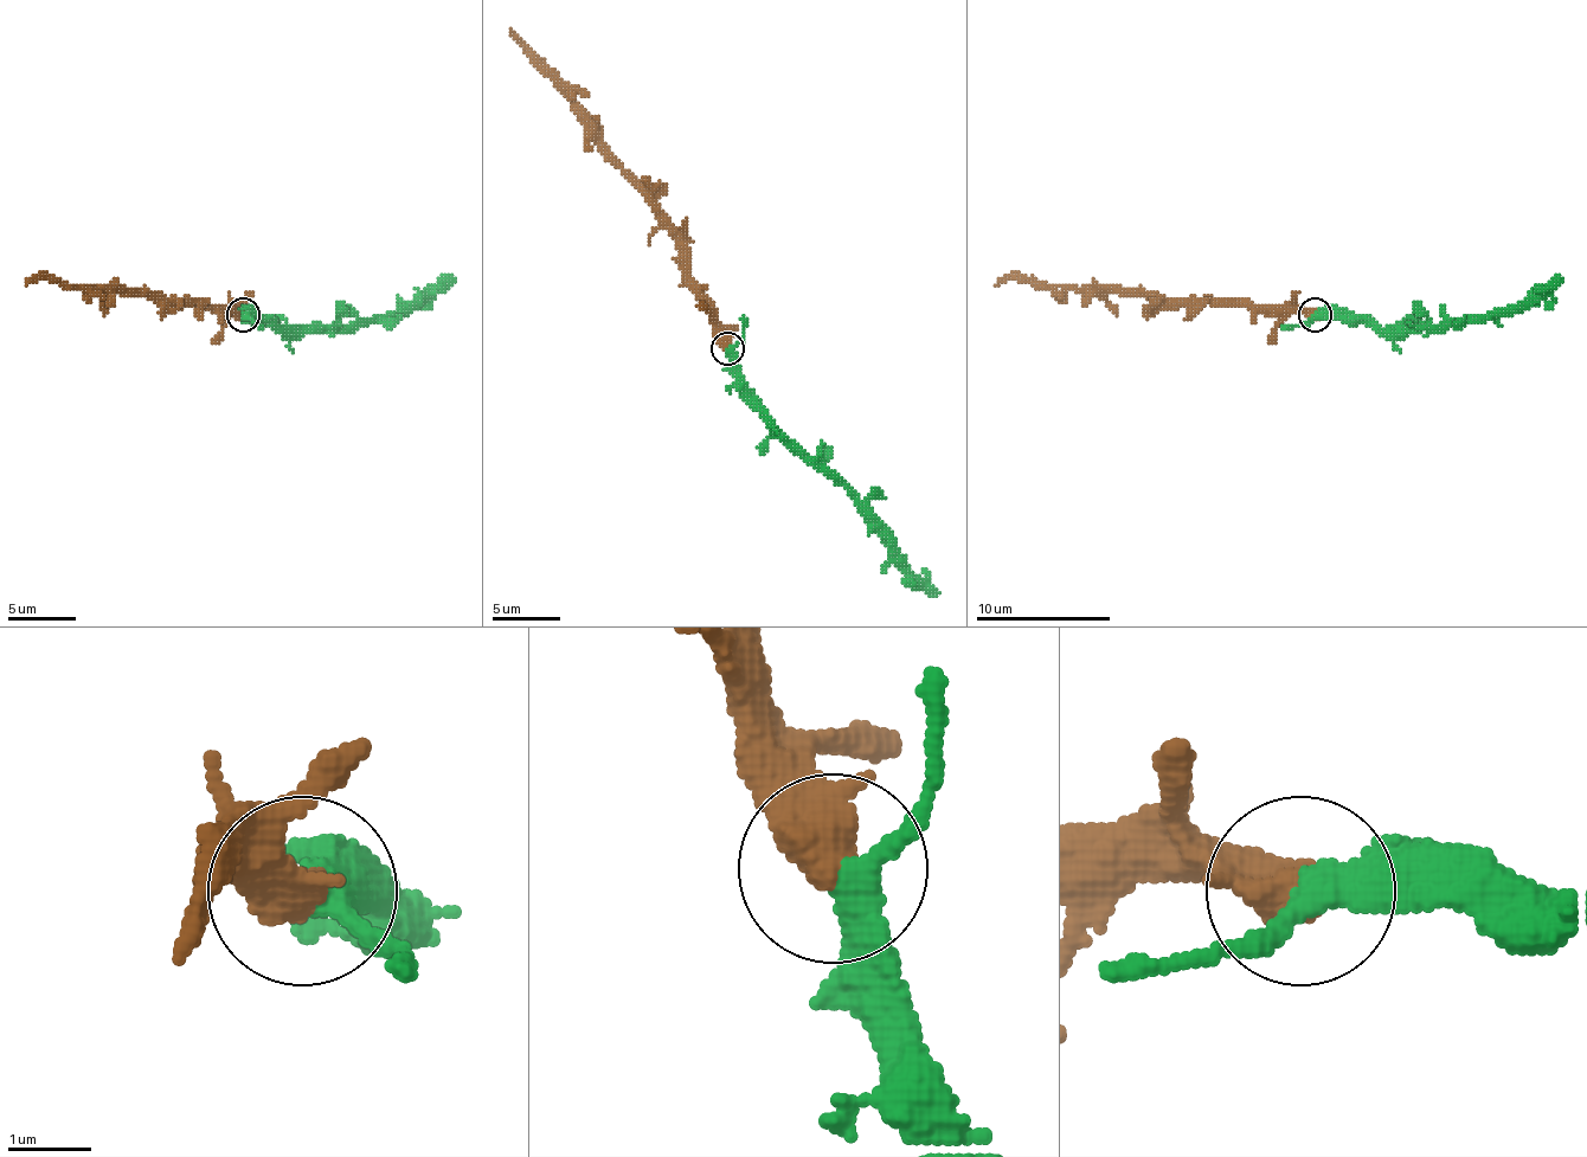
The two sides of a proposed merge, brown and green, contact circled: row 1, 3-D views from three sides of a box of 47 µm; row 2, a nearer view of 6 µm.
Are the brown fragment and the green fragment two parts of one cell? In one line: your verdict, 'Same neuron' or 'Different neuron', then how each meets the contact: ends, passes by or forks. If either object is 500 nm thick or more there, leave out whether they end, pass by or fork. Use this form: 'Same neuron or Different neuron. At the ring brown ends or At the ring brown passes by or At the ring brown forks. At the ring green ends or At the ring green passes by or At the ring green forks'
Same neuron

